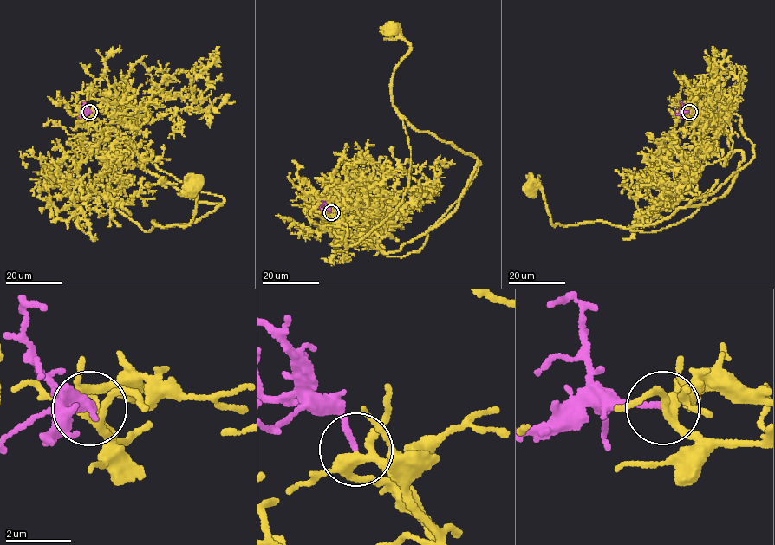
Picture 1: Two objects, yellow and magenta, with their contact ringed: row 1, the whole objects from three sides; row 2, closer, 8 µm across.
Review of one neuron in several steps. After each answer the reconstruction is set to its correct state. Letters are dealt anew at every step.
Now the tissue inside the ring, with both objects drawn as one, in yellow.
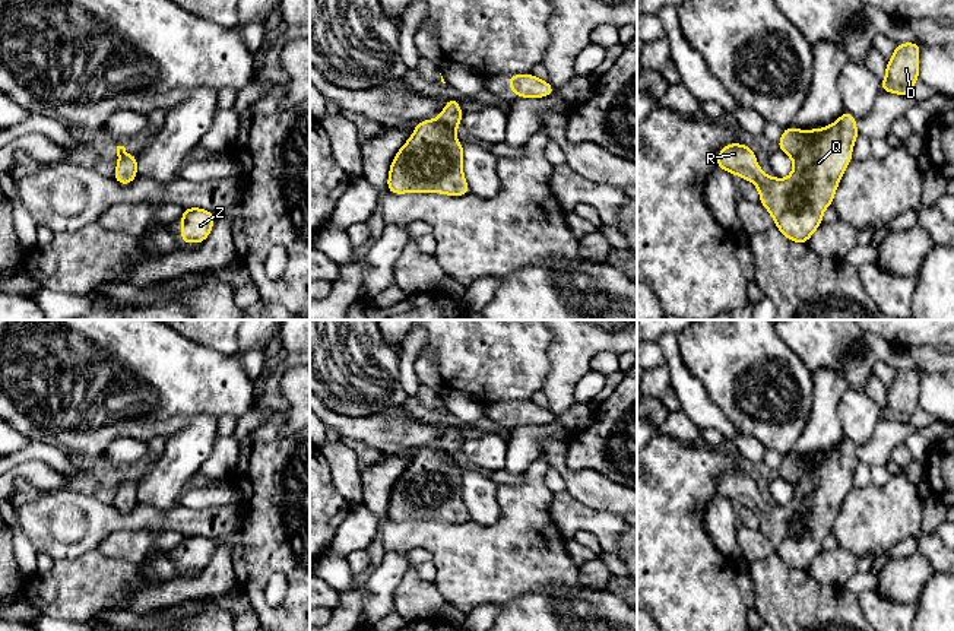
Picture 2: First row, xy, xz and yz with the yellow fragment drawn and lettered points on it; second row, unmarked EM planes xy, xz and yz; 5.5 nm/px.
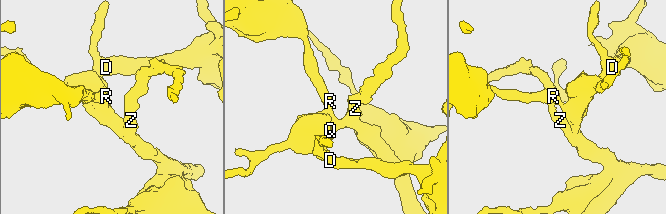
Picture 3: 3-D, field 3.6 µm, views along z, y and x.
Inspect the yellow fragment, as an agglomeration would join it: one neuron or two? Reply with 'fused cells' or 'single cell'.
single cell

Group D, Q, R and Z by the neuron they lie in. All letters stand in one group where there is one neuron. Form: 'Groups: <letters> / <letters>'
Groups: D Q R Z

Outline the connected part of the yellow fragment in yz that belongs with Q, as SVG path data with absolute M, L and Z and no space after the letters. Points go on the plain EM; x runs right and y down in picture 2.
M844 437L834 451L823 456L783 456L774 473L793 488L793 498L785 507L766 502L754 475L742 470L725 472L716 495L752 508L774 554L789 568L806 571L823 551L823 539L833 532L843 500L853 488L852 478L859 464L856 447Z

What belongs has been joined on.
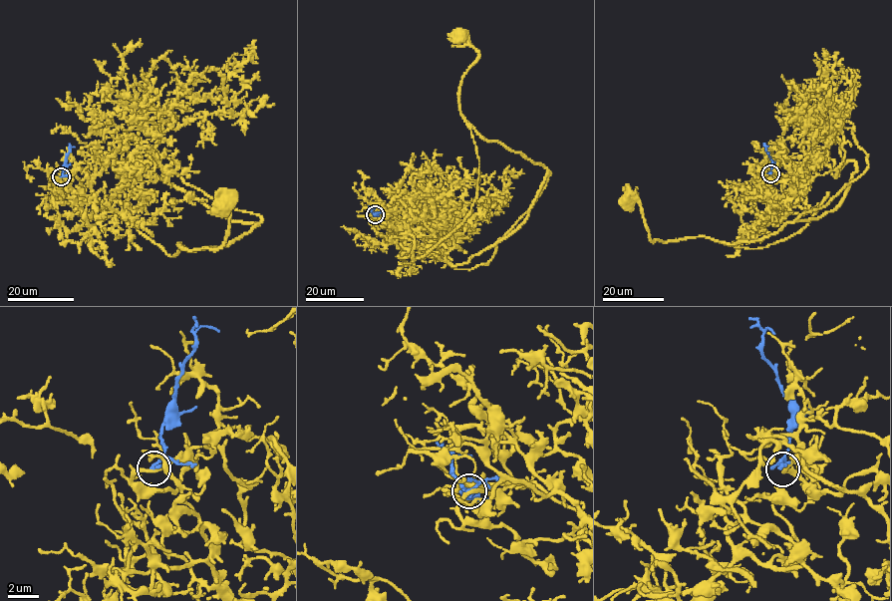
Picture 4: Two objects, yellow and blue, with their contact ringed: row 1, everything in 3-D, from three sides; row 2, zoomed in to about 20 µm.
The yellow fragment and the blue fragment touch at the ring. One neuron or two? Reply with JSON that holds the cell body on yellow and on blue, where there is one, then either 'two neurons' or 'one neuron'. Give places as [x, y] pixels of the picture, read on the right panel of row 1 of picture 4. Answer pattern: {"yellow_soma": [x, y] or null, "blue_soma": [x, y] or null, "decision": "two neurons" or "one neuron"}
{"yellow_soma": [627, 201], "blue_soma": null, "decision": "two neurons"}

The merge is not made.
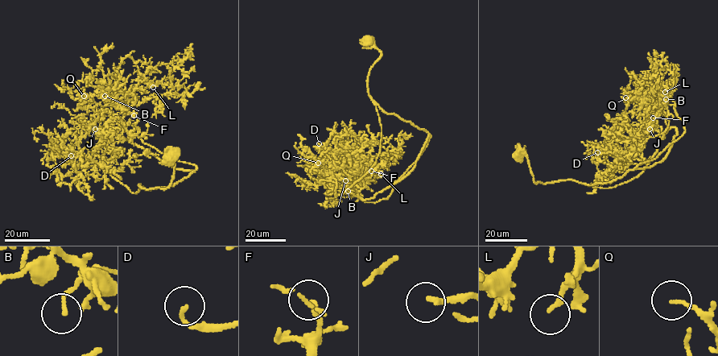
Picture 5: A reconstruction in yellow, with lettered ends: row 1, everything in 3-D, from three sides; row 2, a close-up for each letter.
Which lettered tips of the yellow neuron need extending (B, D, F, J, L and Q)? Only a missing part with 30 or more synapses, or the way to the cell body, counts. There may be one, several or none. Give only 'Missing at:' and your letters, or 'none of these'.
Missing at: D, F, J

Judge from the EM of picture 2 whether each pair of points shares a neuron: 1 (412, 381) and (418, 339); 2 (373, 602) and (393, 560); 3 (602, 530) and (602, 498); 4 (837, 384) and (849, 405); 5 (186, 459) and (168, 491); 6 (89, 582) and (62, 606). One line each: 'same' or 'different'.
1: same
2: same
3: different
4: different
5: same
6: same

